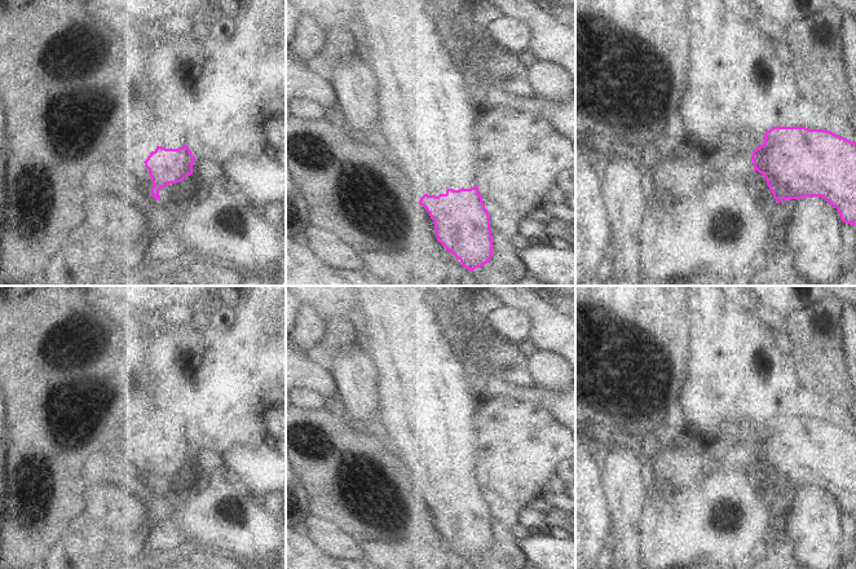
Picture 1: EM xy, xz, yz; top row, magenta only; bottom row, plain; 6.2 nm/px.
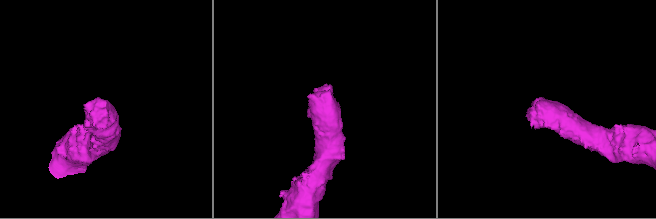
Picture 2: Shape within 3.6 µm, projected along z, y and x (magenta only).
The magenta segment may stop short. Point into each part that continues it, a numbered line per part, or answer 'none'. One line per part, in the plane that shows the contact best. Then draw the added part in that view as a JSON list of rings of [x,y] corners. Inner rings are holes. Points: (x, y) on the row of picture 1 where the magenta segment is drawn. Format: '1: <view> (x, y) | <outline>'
1: xy (162, 133) | [[[164,119],[140,122],[131,136],[131,156],[144,163],[154,145],[166,149],[178,149],[187,144],[187,131]]]

